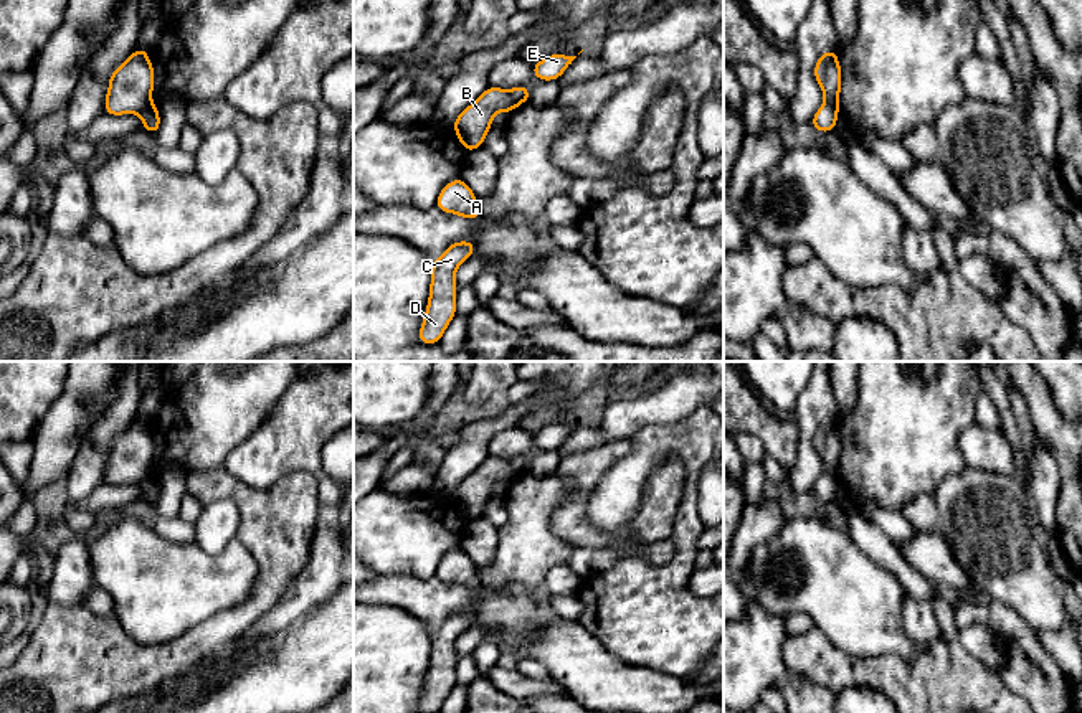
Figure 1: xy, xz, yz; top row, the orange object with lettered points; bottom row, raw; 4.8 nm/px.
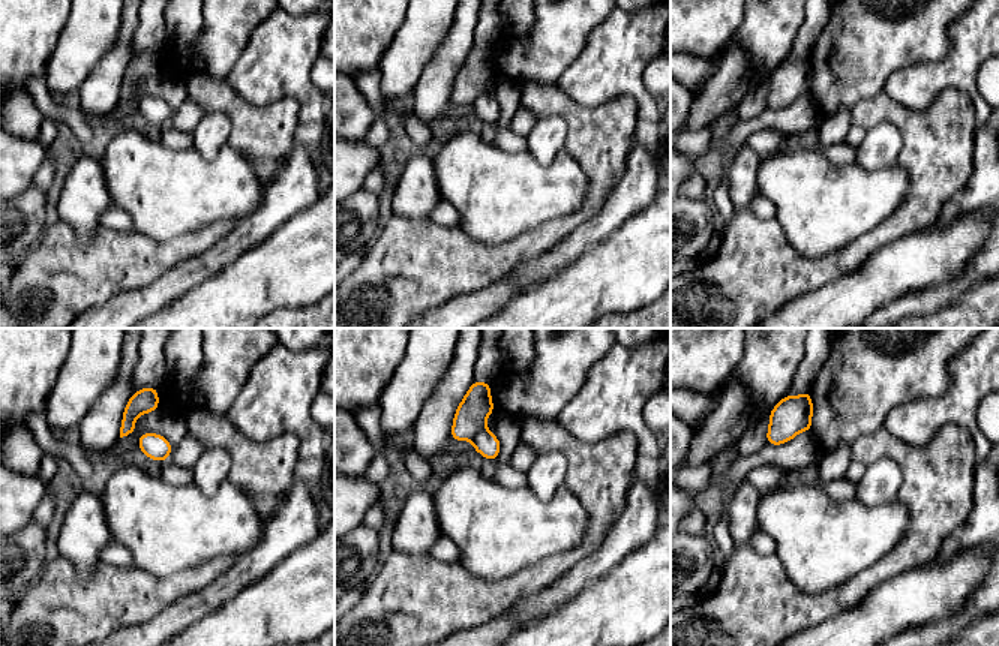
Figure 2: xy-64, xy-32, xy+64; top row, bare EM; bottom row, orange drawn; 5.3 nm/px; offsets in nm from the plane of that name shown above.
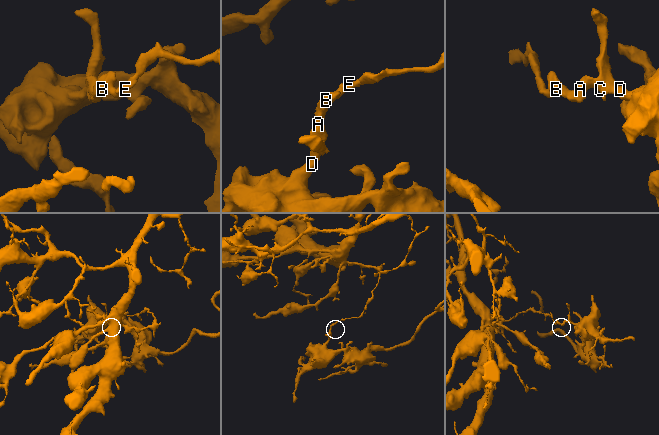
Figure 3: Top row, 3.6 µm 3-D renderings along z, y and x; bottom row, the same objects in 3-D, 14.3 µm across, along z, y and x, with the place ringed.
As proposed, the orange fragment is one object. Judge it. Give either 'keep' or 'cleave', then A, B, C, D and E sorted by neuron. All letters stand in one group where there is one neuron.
cleave; groups A B C D / E

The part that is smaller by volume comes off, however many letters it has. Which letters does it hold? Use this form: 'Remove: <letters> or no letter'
Remove: A, B, C, D

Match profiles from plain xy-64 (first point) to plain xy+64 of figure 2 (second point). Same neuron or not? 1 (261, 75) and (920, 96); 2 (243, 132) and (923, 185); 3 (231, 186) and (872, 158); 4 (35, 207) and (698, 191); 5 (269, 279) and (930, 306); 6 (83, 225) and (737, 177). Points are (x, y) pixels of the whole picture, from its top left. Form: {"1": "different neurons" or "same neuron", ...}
{"1": "same neuron", "2": "same neuron", "3": "different neurons", "4": "different neurons", "5": "same neuron", "6": "same neuron"}

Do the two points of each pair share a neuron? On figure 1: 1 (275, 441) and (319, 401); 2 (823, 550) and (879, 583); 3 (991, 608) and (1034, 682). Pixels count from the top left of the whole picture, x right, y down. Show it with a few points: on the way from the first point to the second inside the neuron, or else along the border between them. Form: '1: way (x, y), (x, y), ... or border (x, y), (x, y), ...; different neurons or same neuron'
1: way (286, 434), (308, 413); same neuron
2: way (836, 563), (856, 583), (866, 583); same neuron
3: way (1006, 626), (1018, 639), (1026, 664); same neuron

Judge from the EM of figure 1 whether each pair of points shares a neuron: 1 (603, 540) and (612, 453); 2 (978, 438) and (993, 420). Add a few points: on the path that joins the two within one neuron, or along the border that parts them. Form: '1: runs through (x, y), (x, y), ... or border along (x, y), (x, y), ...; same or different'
1: runs through (580, 522), (580, 494), (583, 479), (588, 474); same
2: border along (975, 421), (1001, 433); different

